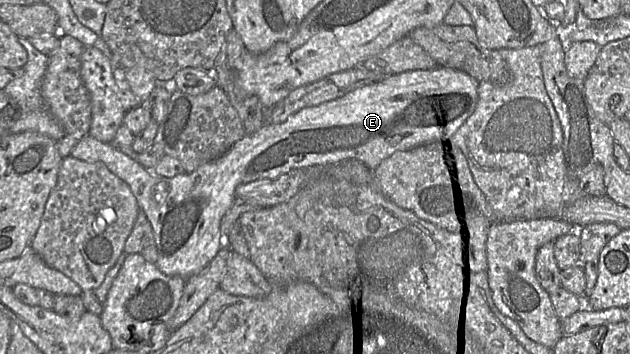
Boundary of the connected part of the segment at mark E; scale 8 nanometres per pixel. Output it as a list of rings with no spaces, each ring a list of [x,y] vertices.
[[[441,66],[387,76],[378,82],[356,88],[335,100],[305,108],[283,123],[265,124],[257,132],[246,134],[221,157],[201,165],[191,173],[172,178],[153,174],[151,170],[120,152],[112,144],[101,142],[90,134],[77,142],[70,156],[86,162],[102,162],[128,184],[140,211],[152,226],[154,245],[159,253],[156,266],[167,275],[181,276],[186,280],[202,271],[225,244],[220,230],[221,220],[236,199],[235,191],[241,184],[275,179],[296,169],[324,168],[348,160],[357,160],[375,169],[396,152],[450,141],[450,137],[474,112],[478,102],[478,87],[479,82],[467,73]]]

